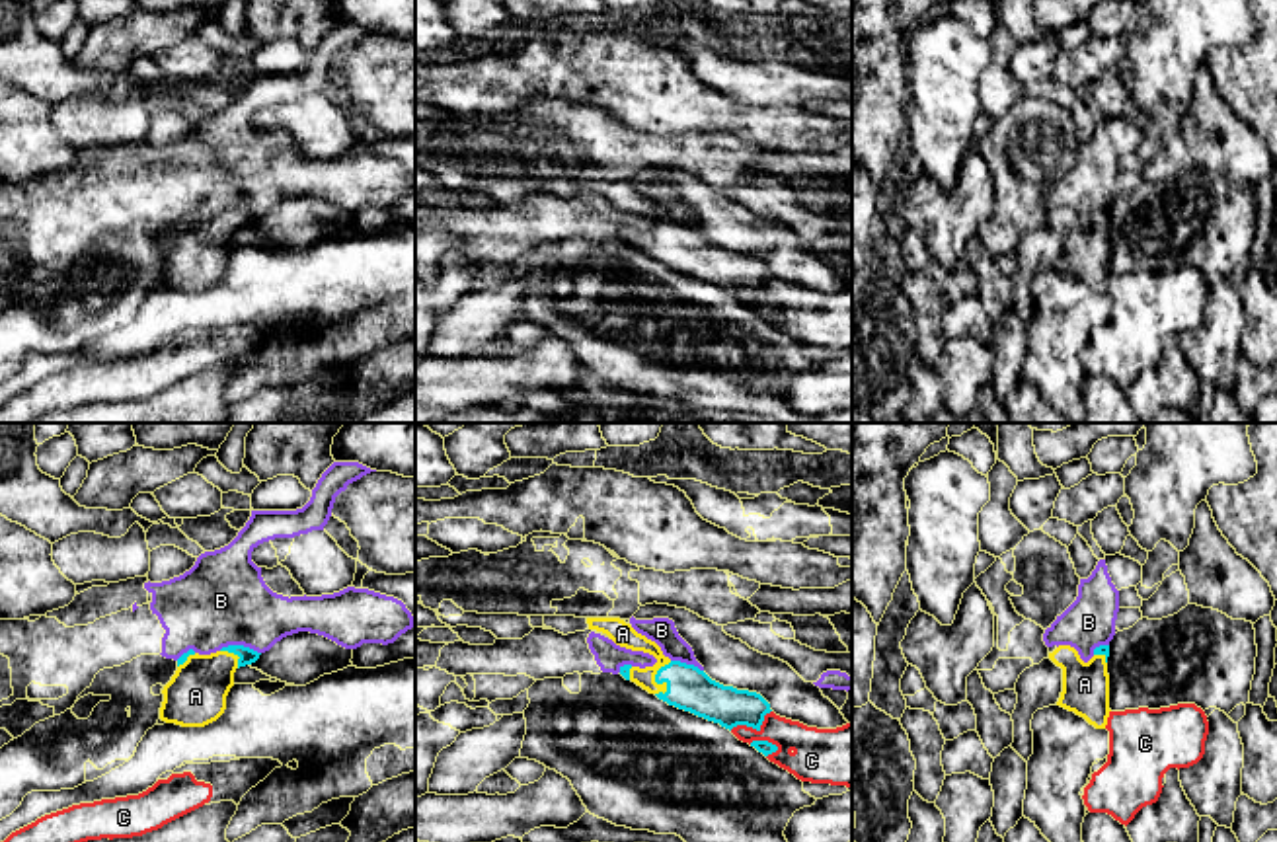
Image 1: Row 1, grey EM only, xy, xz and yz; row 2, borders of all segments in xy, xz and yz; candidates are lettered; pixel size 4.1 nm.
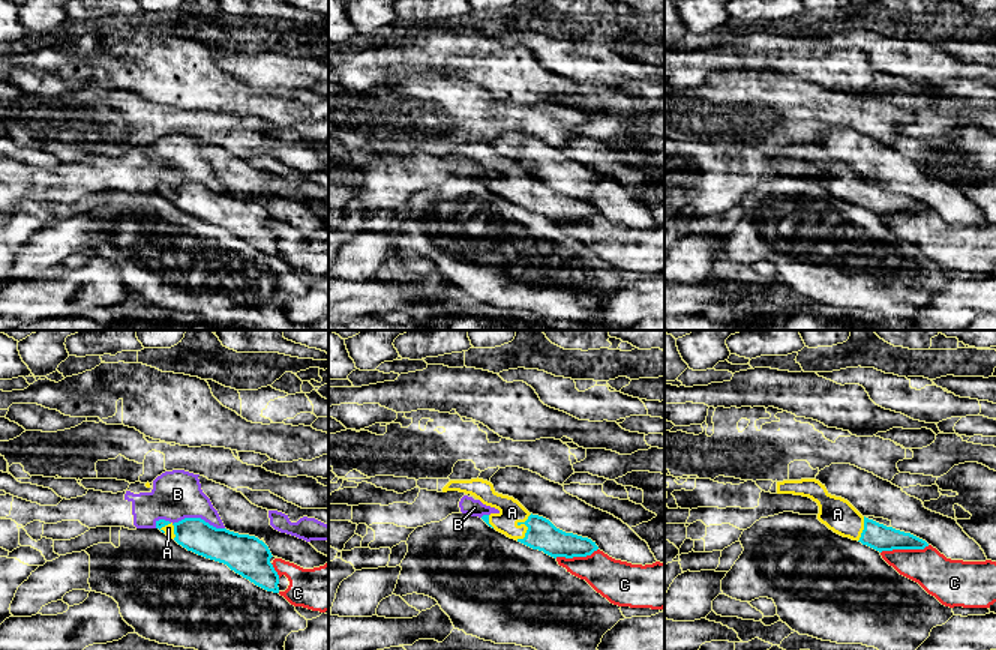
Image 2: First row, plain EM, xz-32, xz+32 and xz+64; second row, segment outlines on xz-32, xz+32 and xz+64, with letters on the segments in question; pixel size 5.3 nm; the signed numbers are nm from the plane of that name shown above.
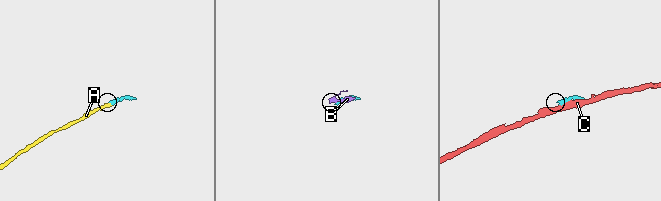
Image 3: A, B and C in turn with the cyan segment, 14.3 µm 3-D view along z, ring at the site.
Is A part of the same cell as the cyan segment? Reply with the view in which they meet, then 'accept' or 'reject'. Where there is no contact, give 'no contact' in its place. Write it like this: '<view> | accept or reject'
xz | accept

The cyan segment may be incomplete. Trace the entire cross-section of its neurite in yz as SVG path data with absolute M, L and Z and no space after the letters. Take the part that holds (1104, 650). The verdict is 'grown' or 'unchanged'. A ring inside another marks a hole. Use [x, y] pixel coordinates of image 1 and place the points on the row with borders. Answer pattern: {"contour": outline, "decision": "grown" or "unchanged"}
{"contour": "M1059 645L1049 659L1063 669L1063 692L1057 706L1084 717L1096 729L1105 729L1109 717L1109 674L1107 674L1109 645L1094 649L1094 657L1084 663L1078 651L1070 645Z", "decision": "grown"}

